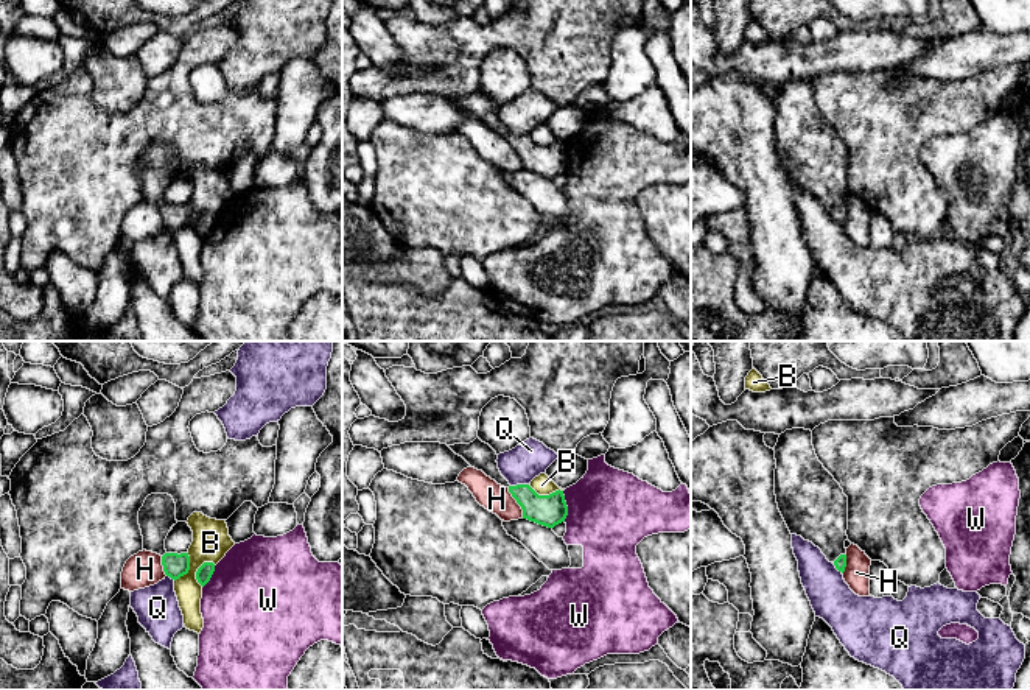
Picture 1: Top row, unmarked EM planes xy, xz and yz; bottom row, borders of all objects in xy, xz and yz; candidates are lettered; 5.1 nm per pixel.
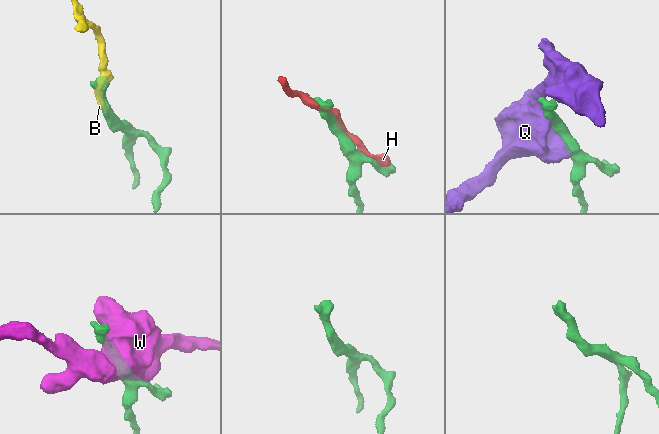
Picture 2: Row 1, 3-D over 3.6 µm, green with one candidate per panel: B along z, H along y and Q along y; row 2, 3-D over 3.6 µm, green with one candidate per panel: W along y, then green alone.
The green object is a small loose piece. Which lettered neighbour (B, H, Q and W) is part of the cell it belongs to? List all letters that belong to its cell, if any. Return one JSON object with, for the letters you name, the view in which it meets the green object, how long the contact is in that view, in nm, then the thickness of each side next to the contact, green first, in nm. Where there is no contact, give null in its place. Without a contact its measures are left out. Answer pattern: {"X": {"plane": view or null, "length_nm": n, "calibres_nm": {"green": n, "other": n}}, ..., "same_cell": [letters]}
{"same_cell": []}

